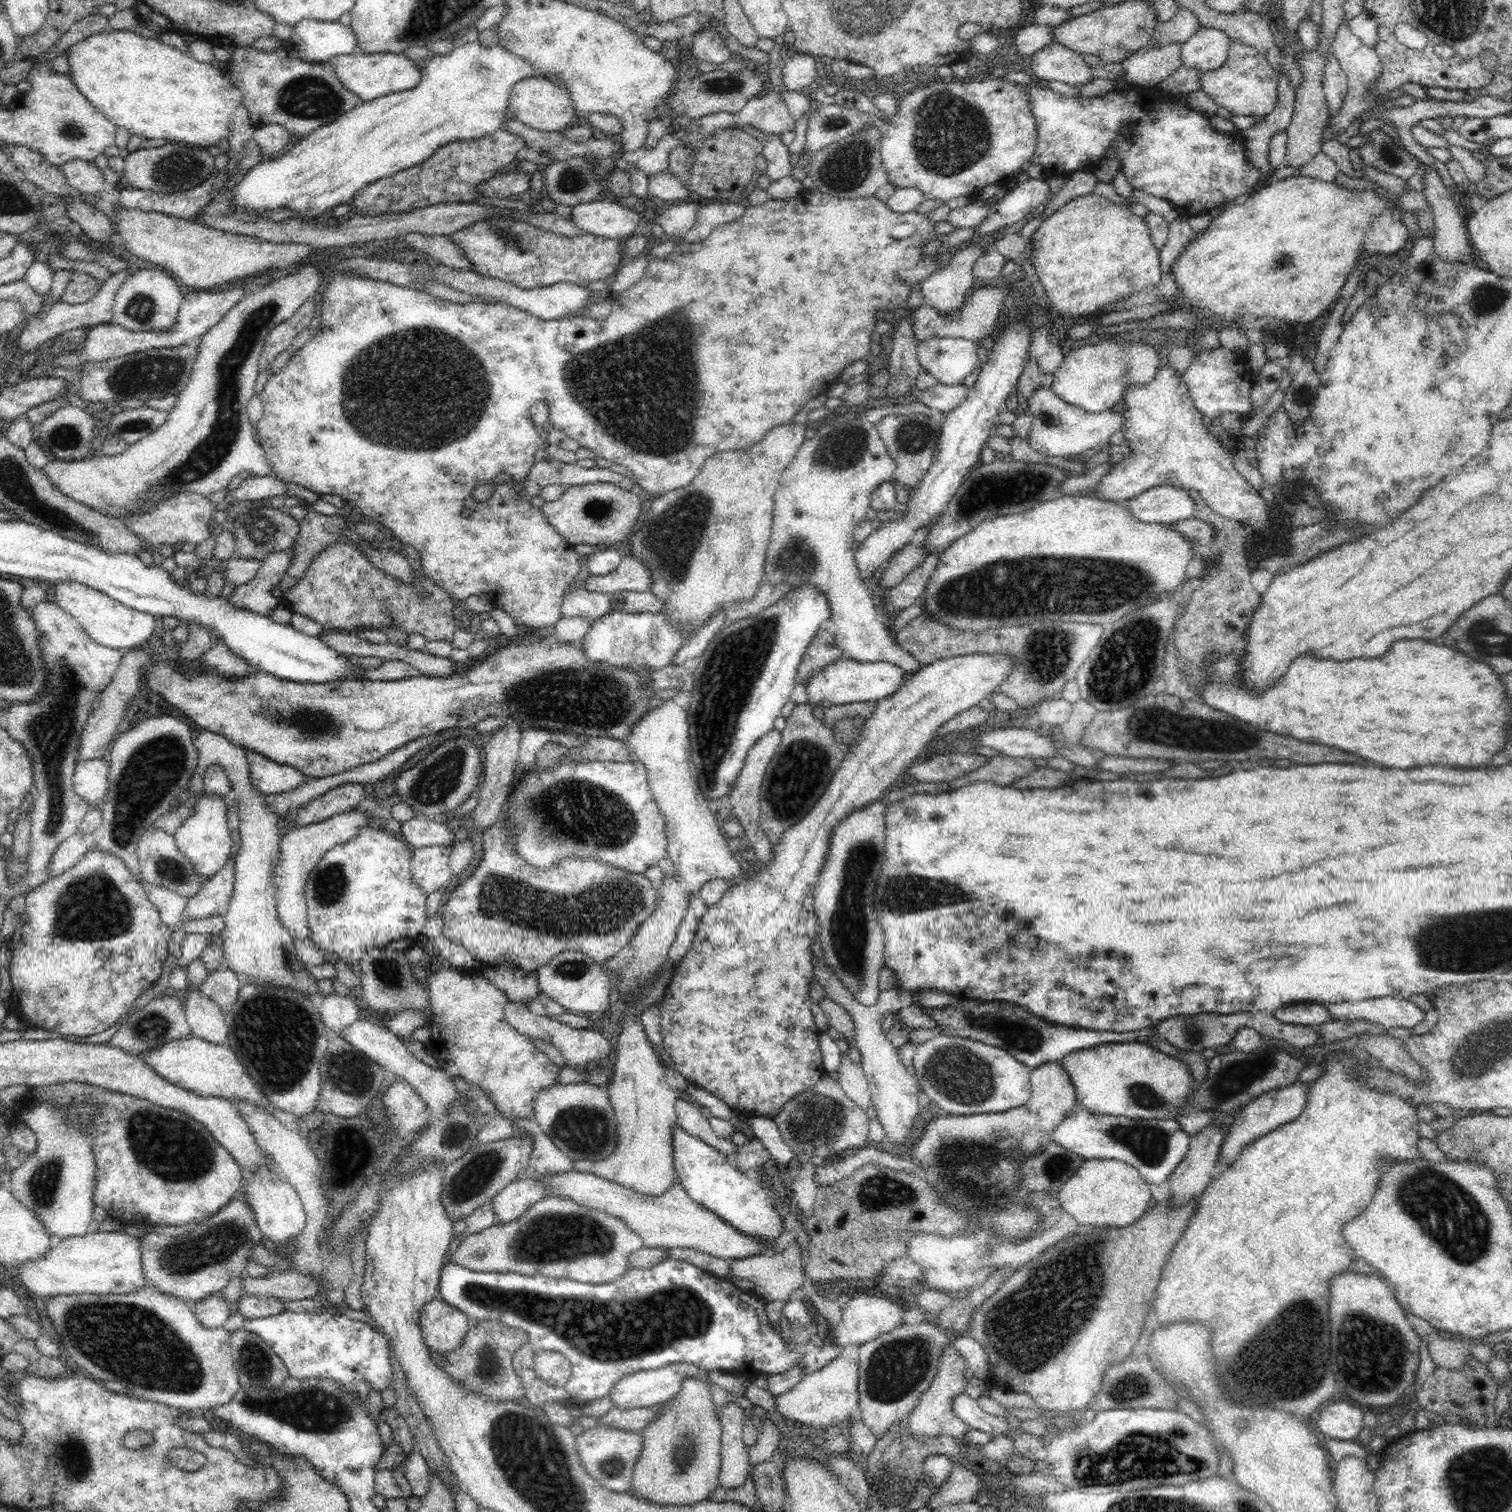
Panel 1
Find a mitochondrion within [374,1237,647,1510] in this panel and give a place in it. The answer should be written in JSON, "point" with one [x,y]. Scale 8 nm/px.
{"point":[488,1368]}

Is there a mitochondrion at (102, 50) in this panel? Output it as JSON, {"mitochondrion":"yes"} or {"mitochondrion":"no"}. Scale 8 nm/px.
{"mitochondrion":"no"}

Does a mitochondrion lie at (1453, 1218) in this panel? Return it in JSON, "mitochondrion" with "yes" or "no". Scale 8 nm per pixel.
{"mitochondrion":"yes"}

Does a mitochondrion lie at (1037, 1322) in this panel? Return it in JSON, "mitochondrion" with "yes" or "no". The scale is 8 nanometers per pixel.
{"mitochondrion":"yes"}

